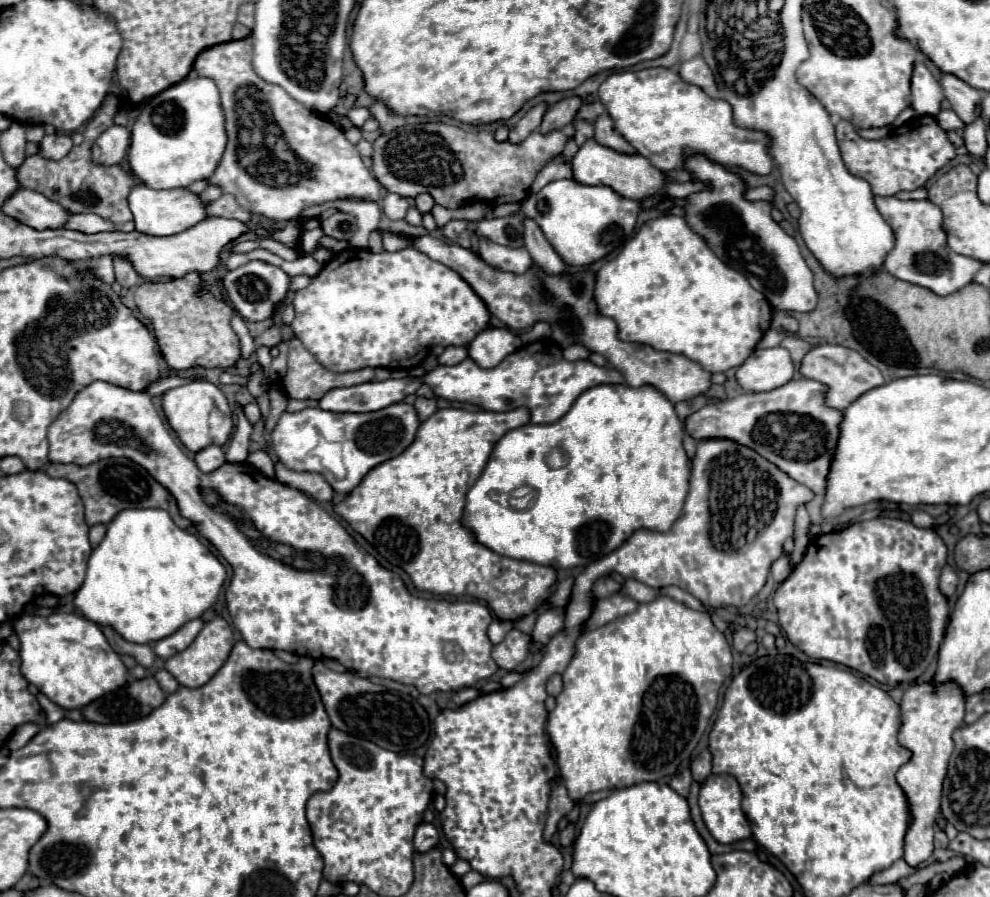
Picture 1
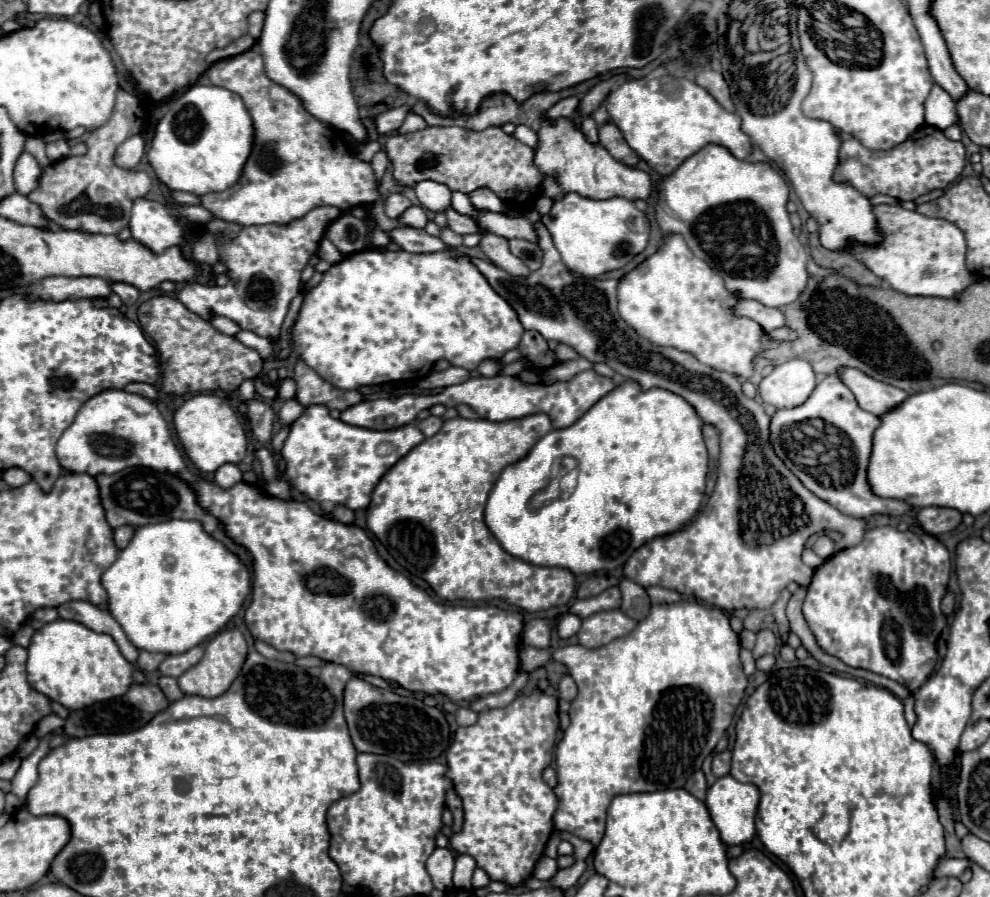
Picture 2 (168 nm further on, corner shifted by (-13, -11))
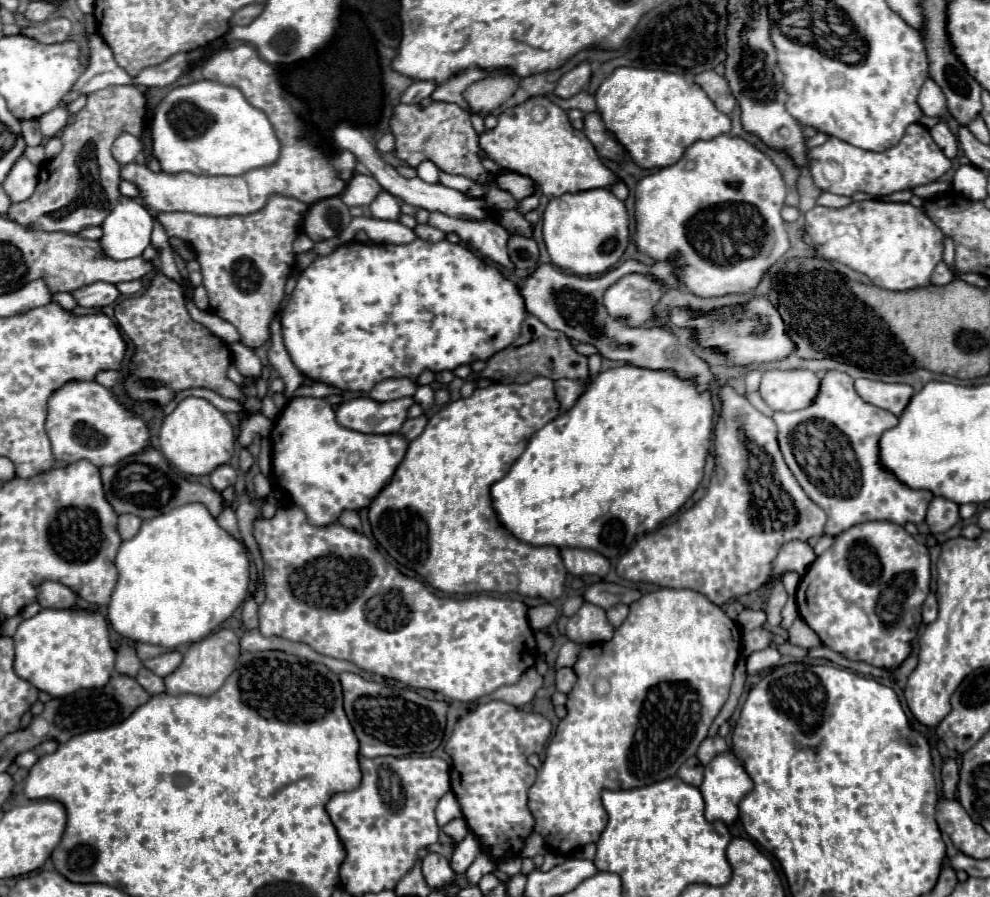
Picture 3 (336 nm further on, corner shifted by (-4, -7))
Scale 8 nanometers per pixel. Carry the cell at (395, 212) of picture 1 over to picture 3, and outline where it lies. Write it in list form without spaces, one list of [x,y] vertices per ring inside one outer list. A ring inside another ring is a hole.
[[[353,174],[345,192],[341,194],[341,200],[347,206],[367,206],[381,194],[381,190],[383,188],[377,184],[377,180],[373,176]]]

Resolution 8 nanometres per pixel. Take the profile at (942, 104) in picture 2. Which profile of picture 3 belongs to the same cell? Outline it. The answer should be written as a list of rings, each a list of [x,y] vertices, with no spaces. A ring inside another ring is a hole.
[[[931,78],[925,80],[925,84],[919,92],[917,104],[923,110],[923,114],[929,118],[941,118],[947,112],[947,100],[945,100],[941,88]]]

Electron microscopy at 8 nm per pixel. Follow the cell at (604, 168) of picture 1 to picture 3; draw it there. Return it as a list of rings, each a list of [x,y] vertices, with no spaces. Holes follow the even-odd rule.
[[[535,96],[515,108],[507,108],[499,114],[497,120],[497,126],[483,132],[479,138],[483,152],[499,166],[511,168],[513,172],[519,172],[523,176],[531,176],[531,180],[535,180],[535,186],[545,196],[551,198],[567,192],[609,188],[619,182],[619,178],[601,162],[587,136],[571,126],[567,112],[545,96]],[[535,106],[543,106],[547,110],[543,122],[533,120],[531,112]]]

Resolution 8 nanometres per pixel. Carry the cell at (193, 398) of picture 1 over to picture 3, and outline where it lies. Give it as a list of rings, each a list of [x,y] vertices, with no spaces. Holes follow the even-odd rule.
[[[189,396],[181,400],[169,416],[165,416],[159,432],[159,444],[175,470],[191,476],[205,476],[231,460],[235,452],[235,432],[225,414],[209,400]]]

